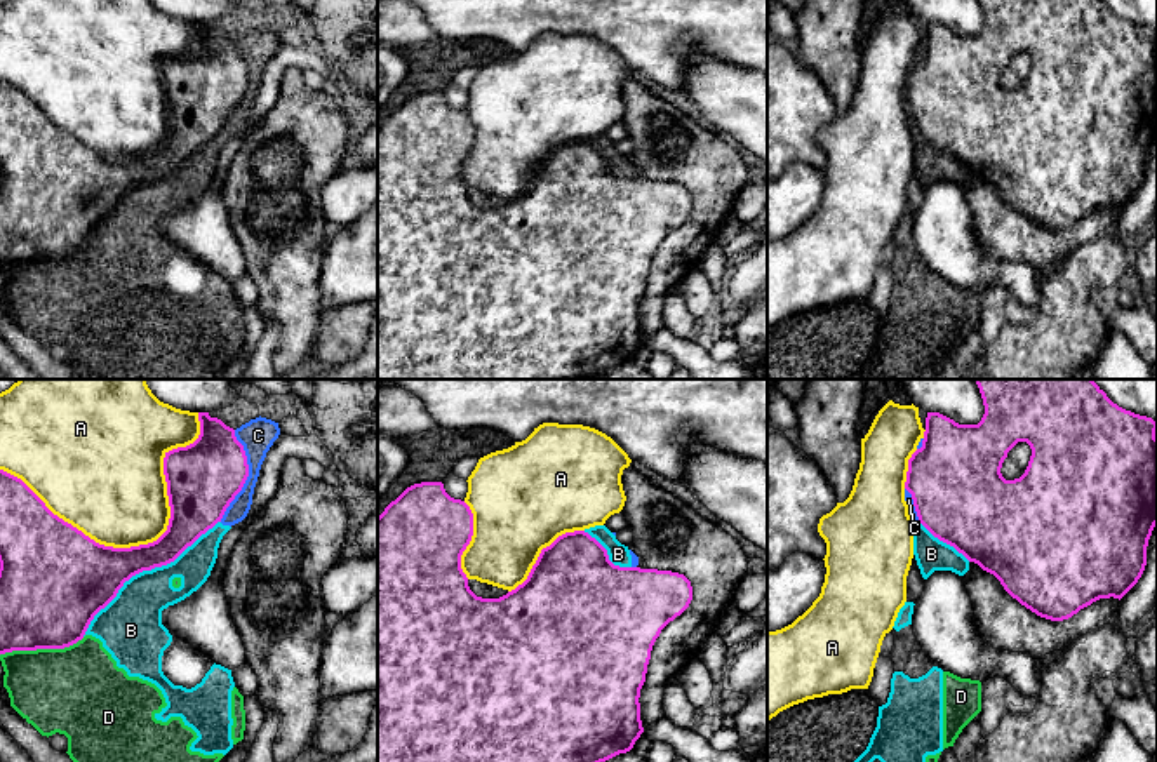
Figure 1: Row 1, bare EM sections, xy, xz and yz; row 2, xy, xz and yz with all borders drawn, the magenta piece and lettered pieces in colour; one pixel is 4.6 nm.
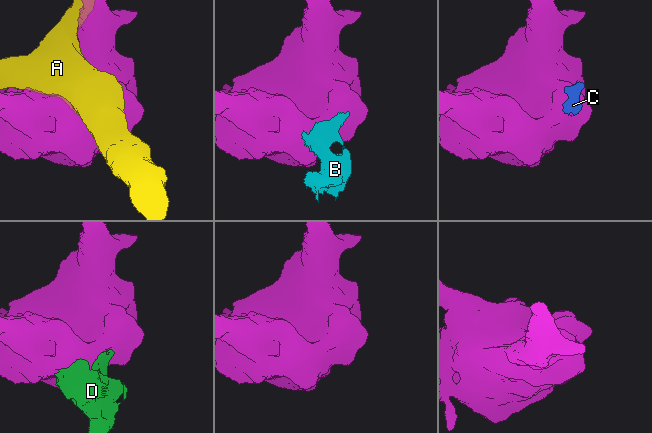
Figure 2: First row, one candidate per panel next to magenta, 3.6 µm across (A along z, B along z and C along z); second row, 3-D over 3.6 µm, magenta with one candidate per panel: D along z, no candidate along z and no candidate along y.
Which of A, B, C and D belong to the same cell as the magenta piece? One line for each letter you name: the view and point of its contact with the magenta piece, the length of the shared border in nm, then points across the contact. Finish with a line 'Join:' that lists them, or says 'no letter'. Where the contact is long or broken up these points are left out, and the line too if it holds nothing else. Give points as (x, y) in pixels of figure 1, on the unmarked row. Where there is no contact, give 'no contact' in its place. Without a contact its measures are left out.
Join: no letter

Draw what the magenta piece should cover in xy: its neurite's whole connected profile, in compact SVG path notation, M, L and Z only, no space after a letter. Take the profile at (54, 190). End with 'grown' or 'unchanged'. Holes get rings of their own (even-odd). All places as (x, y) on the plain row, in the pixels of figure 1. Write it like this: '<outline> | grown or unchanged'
M198 23L198 31L200 45L193 54L165 63L171 129L167 141L148 155L113 158L96 153L54 125L21 89L0 80L0 264L77 254L125 191L174 172L221 132L249 87L247 66L233 38L209 23Z | unchanged

